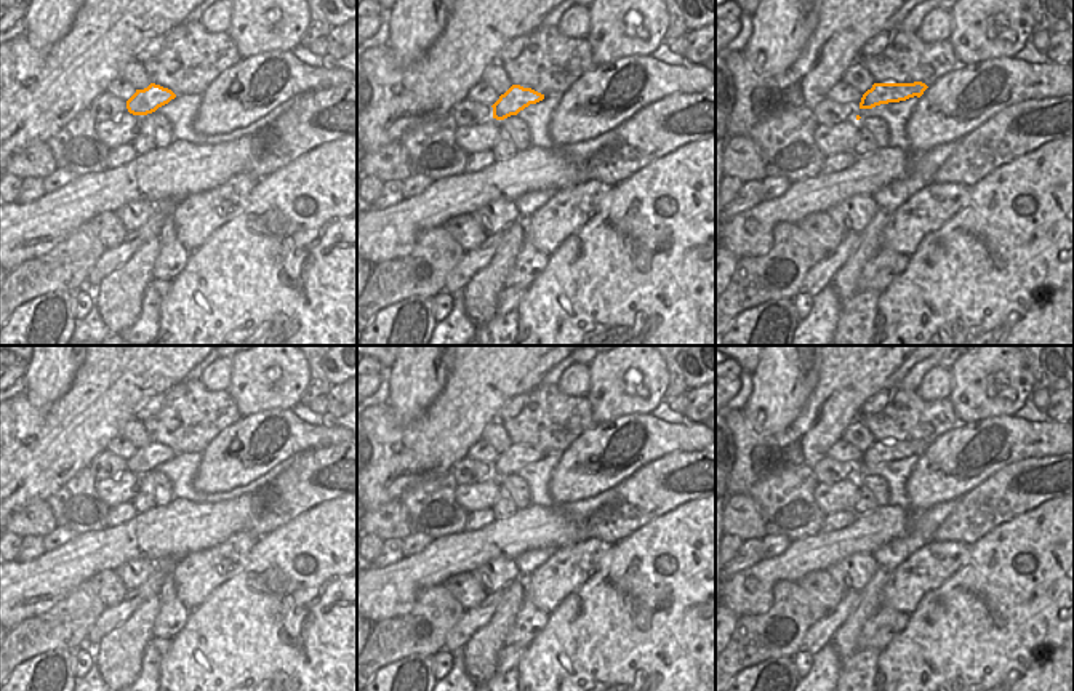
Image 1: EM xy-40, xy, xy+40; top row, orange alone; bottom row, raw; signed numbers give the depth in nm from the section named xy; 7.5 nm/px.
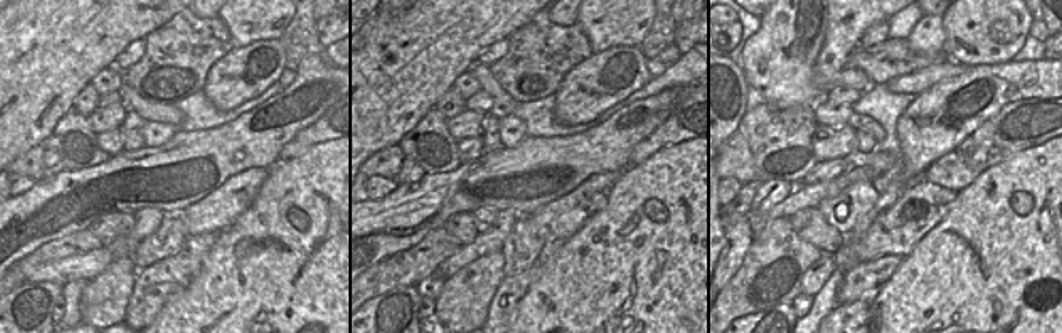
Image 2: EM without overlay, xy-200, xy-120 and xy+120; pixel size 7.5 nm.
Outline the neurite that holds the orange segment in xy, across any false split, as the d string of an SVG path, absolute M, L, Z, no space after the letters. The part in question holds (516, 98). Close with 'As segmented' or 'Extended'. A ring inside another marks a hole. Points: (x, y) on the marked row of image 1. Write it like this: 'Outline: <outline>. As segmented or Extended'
Outline: M512 85L499 99L491 106L493 118L504 120L511 115L517 115L520 110L530 104L536 104L544 99L544 94L523 88L520 85Z. As segmented.

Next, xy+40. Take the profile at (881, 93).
Outline: M922 82L914 83L874 83L860 102L860 109L872 109L880 104L900 102L909 98L920 98L928 86Z. As segmented.

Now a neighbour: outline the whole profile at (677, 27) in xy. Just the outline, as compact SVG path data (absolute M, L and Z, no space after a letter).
M664 0L664 3L669 14L669 26L666 29L663 43L669 46L674 38L683 37L688 29L679 10L679 0Z

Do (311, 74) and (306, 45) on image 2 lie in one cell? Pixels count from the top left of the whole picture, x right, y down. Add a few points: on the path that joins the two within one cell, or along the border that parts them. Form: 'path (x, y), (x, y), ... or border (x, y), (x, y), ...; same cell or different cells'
border (322, 53), (304, 56), (295, 68); different cells

